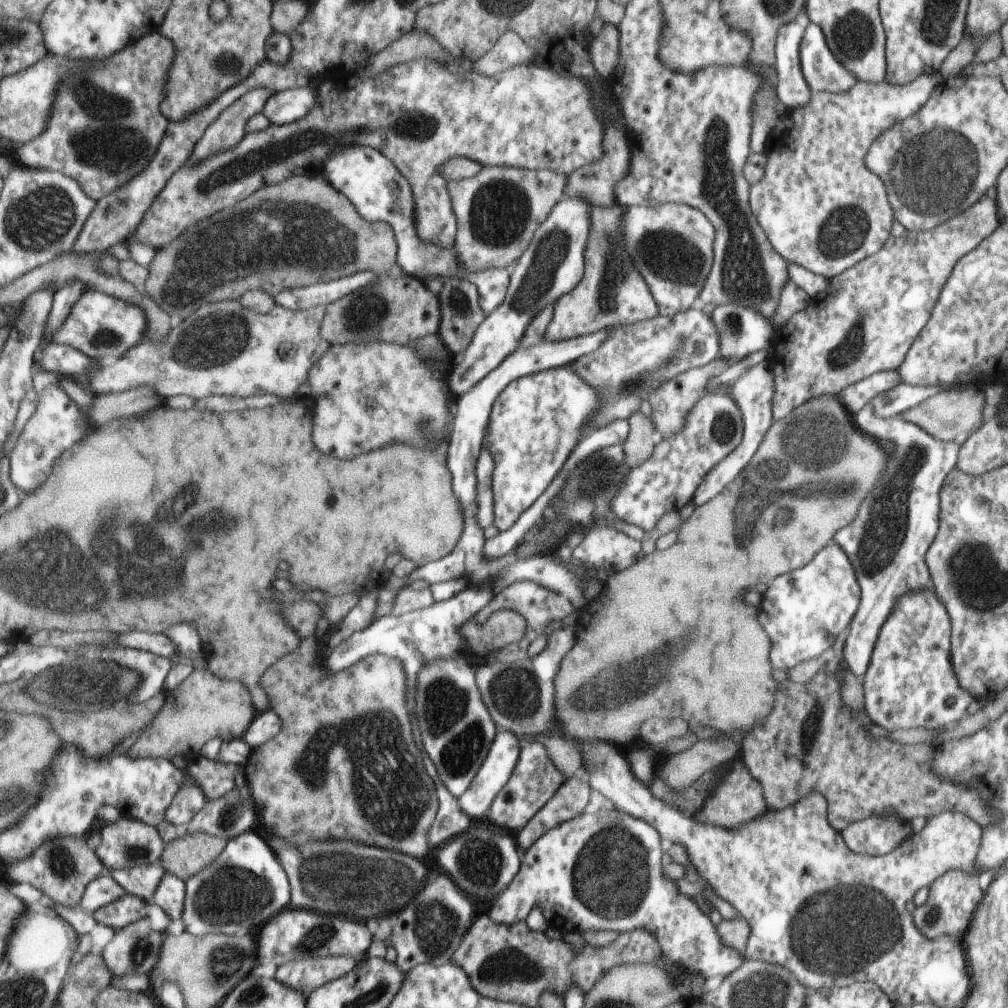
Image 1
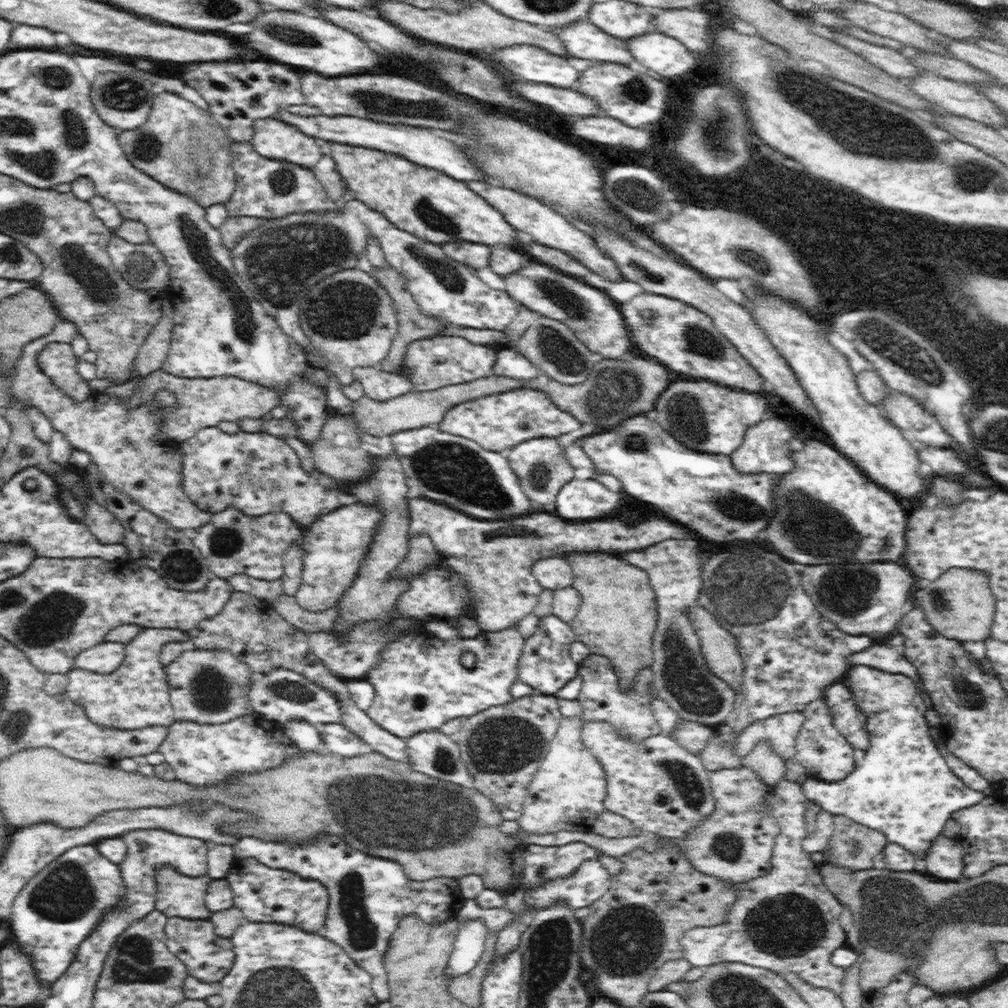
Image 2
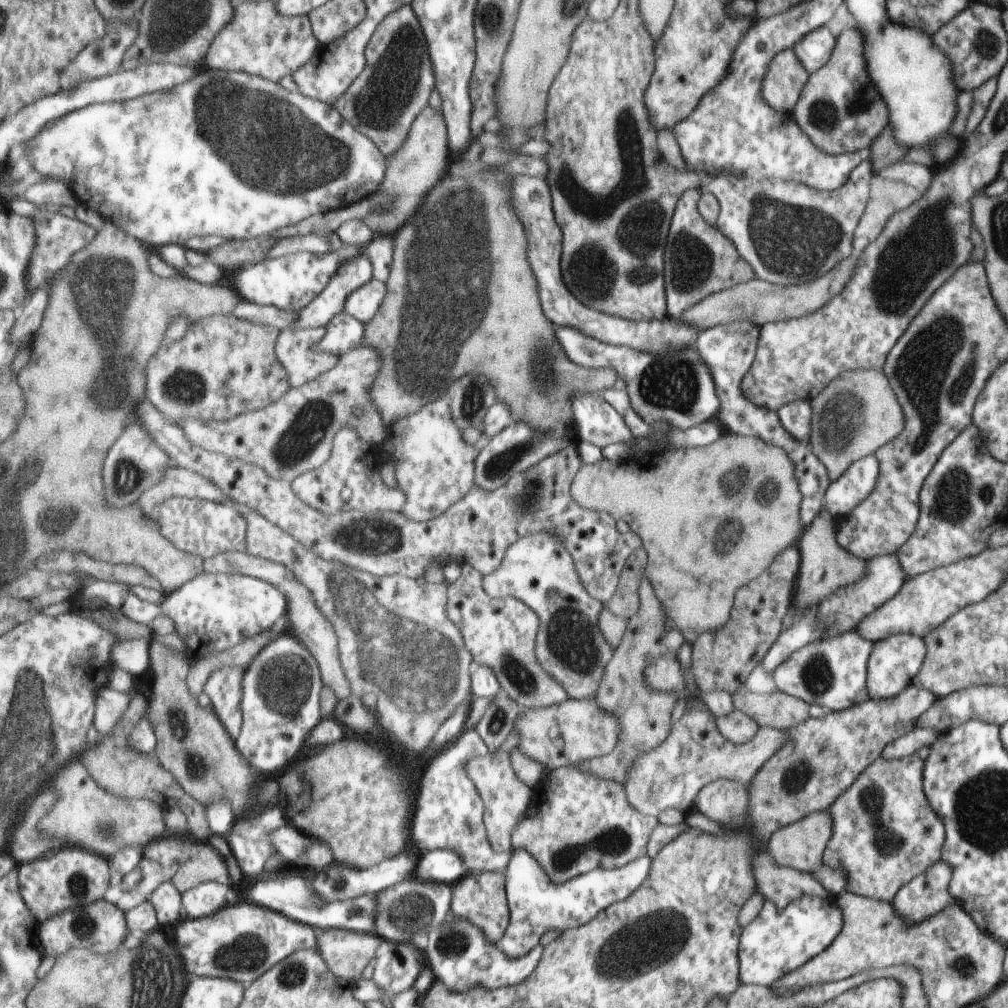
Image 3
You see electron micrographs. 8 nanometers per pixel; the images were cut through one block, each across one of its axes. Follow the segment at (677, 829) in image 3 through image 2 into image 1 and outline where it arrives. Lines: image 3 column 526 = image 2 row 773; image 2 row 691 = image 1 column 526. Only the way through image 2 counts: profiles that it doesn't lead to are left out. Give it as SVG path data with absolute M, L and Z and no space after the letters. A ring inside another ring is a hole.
M600 809L597 814L580 814L561 822L557 826L551 828L531 844L531 846L523 852L524 858L521 861L520 872L513 877L511 884L507 889L503 889L497 896L495 904L490 906L488 910L488 917L497 924L503 926L516 925L517 922L523 922L526 920L527 915L531 912L533 907L539 908L541 914L544 916L544 920L549 928L558 930L564 933L572 933L573 931L583 932L583 930L595 930L595 932L601 932L601 930L611 930L611 932L631 932L631 930L637 930L637 928L643 928L643 930L649 930L656 936L660 942L663 958L659 961L660 965L665 970L669 971L669 974L673 976L675 982L687 983L690 976L700 976L705 980L711 976L718 976L720 974L729 974L735 972L737 968L744 964L744 956L739 951L733 950L732 947L725 946L721 943L720 936L716 932L716 927L713 926L708 915L701 910L699 903L694 898L689 898L689 895L681 894L677 890L677 885L674 880L669 880L661 874L661 868L663 868L665 853L661 850L660 834L650 824L643 822L641 819L631 818L629 814L625 814L622 811L605 810Z

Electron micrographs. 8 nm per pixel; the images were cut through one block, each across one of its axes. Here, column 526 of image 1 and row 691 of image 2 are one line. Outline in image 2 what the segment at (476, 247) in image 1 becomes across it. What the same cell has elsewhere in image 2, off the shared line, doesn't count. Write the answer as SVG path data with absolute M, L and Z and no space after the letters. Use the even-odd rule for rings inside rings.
M224 648L187 649L165 667L171 685L169 701L175 717L204 724L222 724L236 716L256 715L246 697L246 684L253 671L232 651Z

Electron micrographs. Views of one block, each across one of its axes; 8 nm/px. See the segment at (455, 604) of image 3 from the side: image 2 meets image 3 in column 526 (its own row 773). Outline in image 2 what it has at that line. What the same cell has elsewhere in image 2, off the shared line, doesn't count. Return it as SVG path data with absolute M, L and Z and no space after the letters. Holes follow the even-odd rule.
M586 721L581 728L581 740L606 773L607 798L604 806L608 811L631 820L636 829L654 833L668 839L682 839L692 828L703 823L715 809L715 798L711 791L709 771L700 756L682 748L676 739L661 732L636 743L626 739L609 722Z

